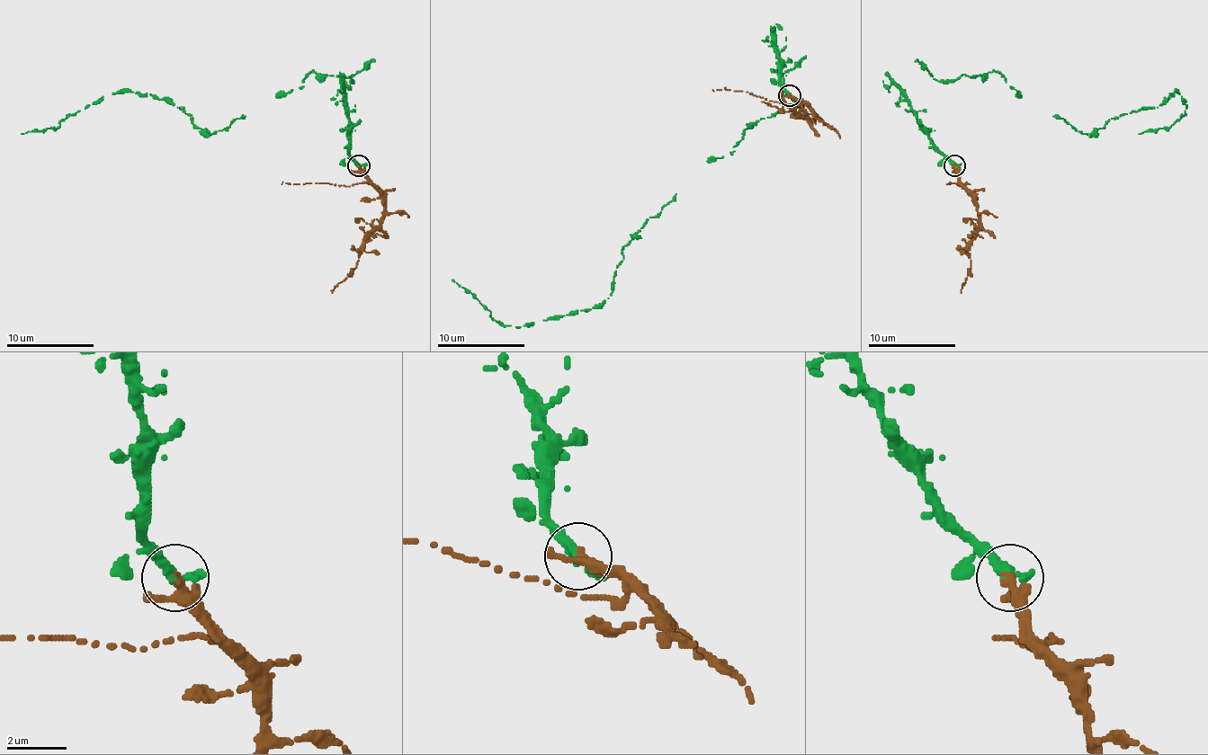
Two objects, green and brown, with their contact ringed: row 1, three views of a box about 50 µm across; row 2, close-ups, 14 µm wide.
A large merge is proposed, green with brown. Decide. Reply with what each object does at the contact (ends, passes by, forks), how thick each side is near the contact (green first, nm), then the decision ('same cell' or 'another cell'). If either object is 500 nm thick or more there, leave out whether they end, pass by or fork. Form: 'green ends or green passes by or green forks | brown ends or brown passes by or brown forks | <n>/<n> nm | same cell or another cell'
green passes by | brown passes by | 240/280 nm | same cell

